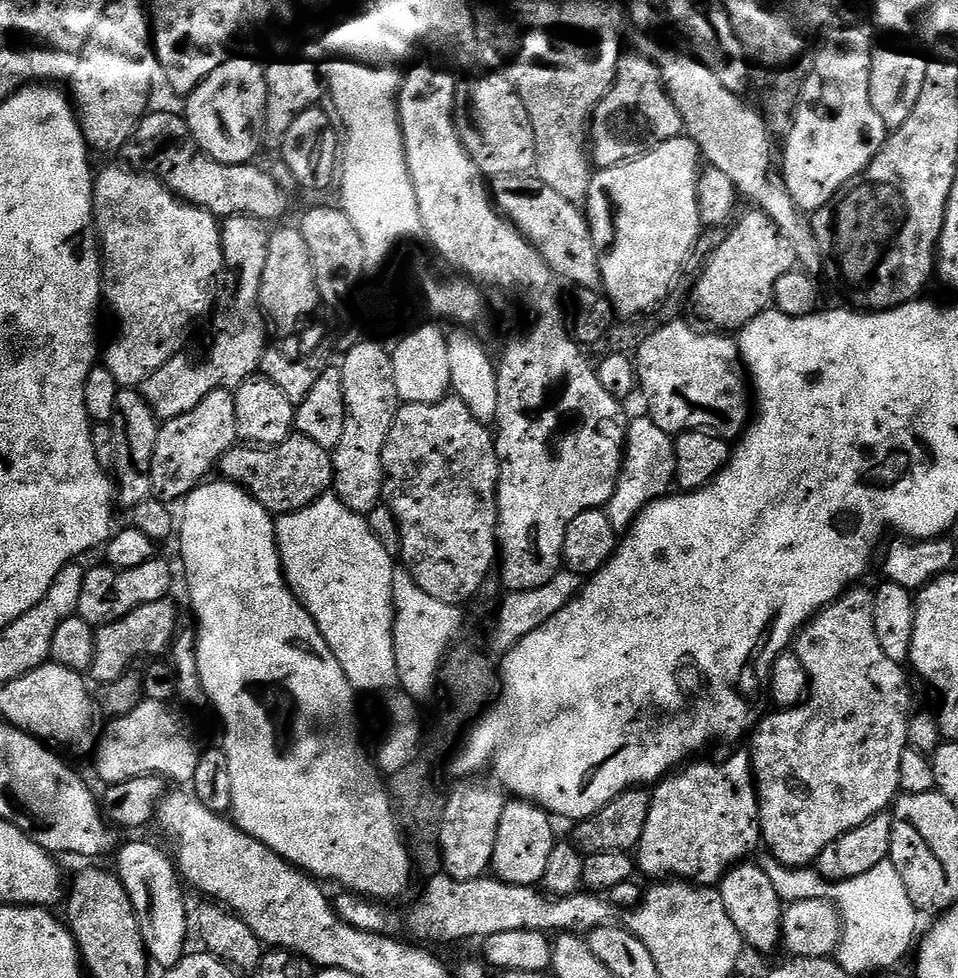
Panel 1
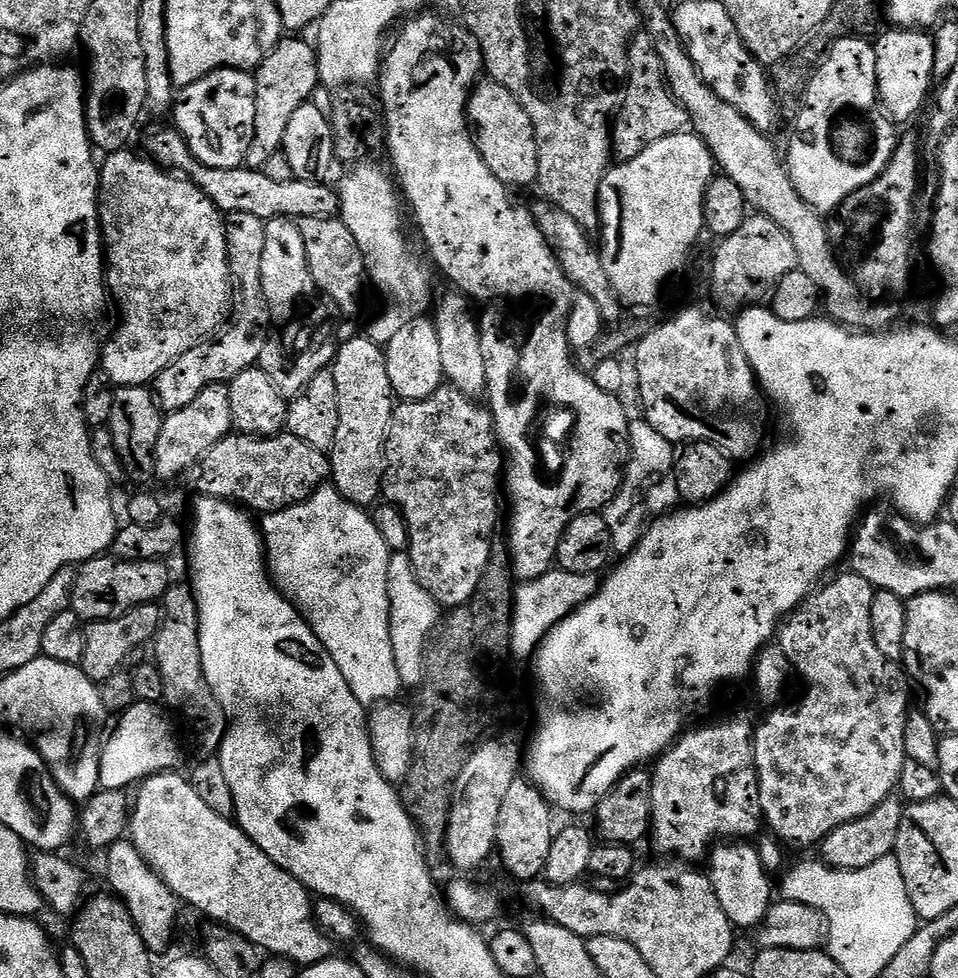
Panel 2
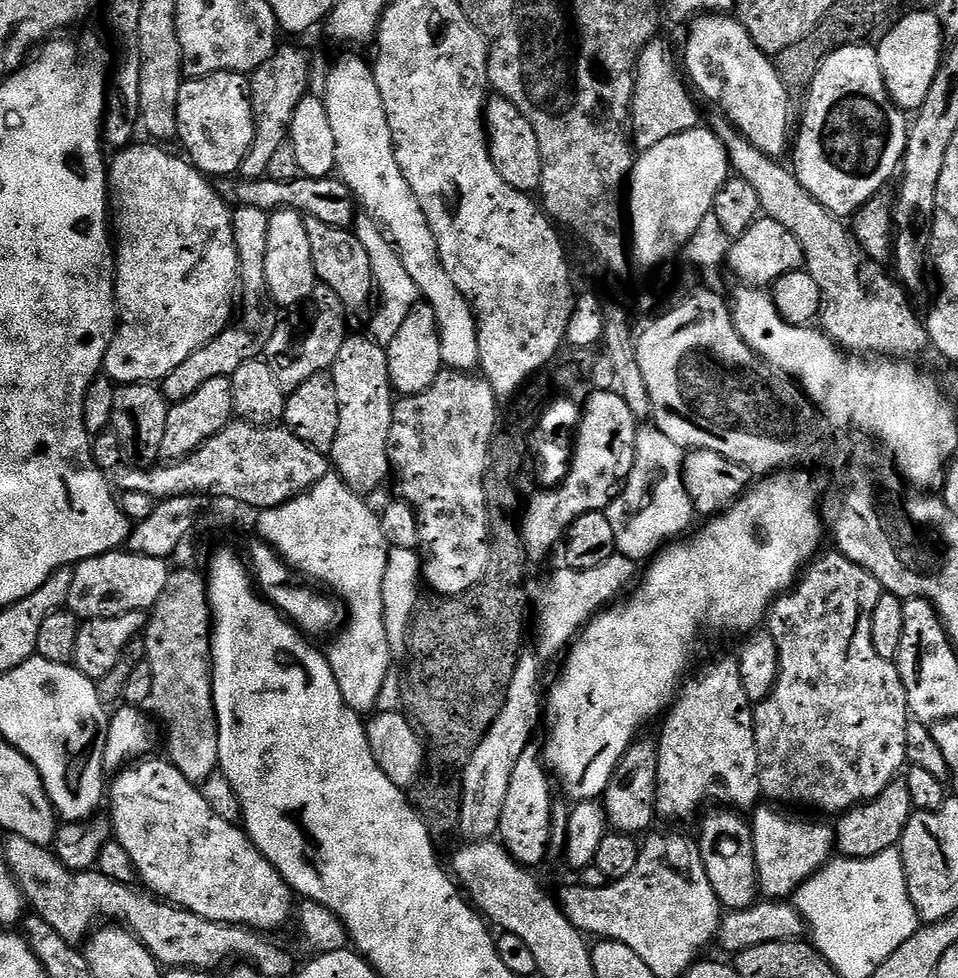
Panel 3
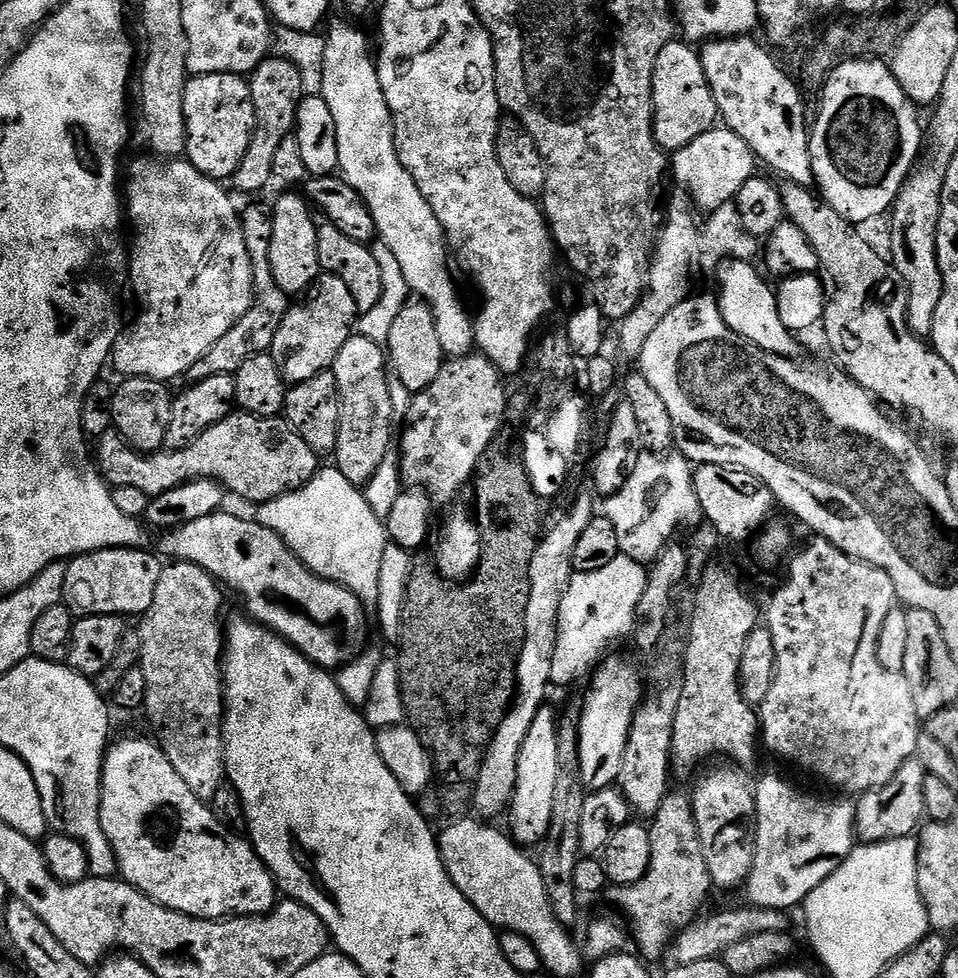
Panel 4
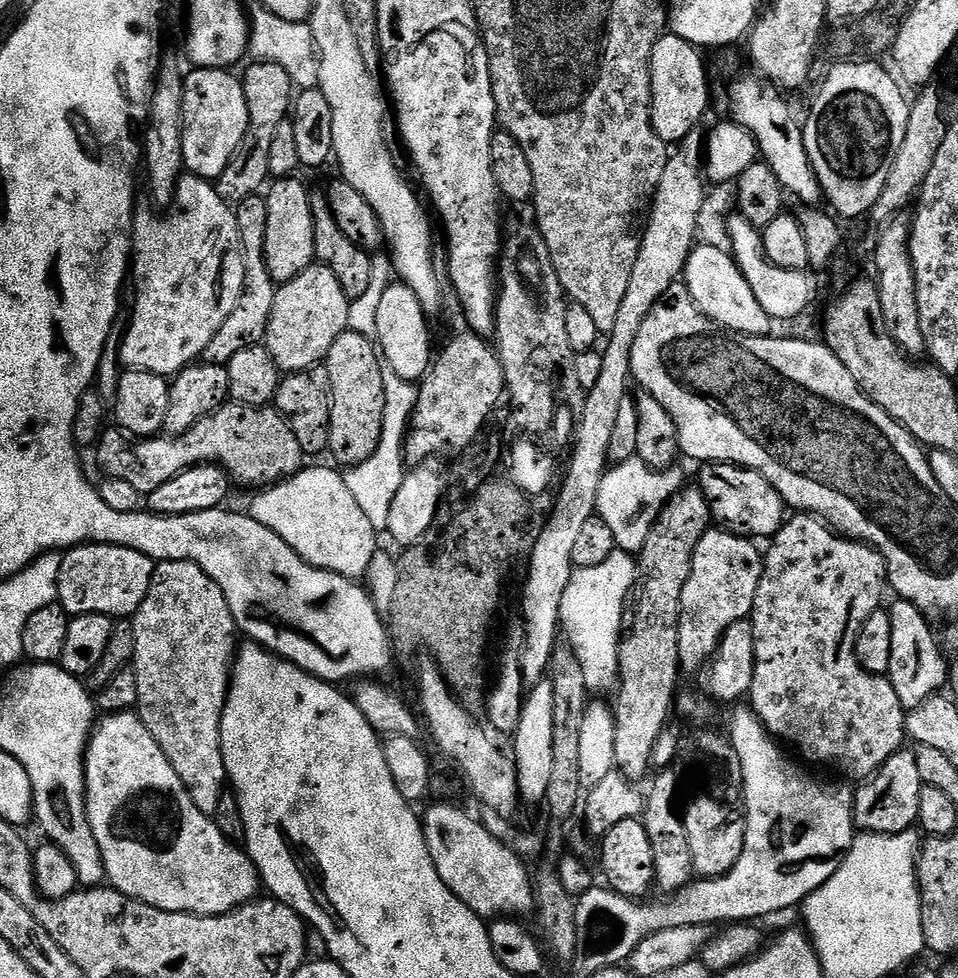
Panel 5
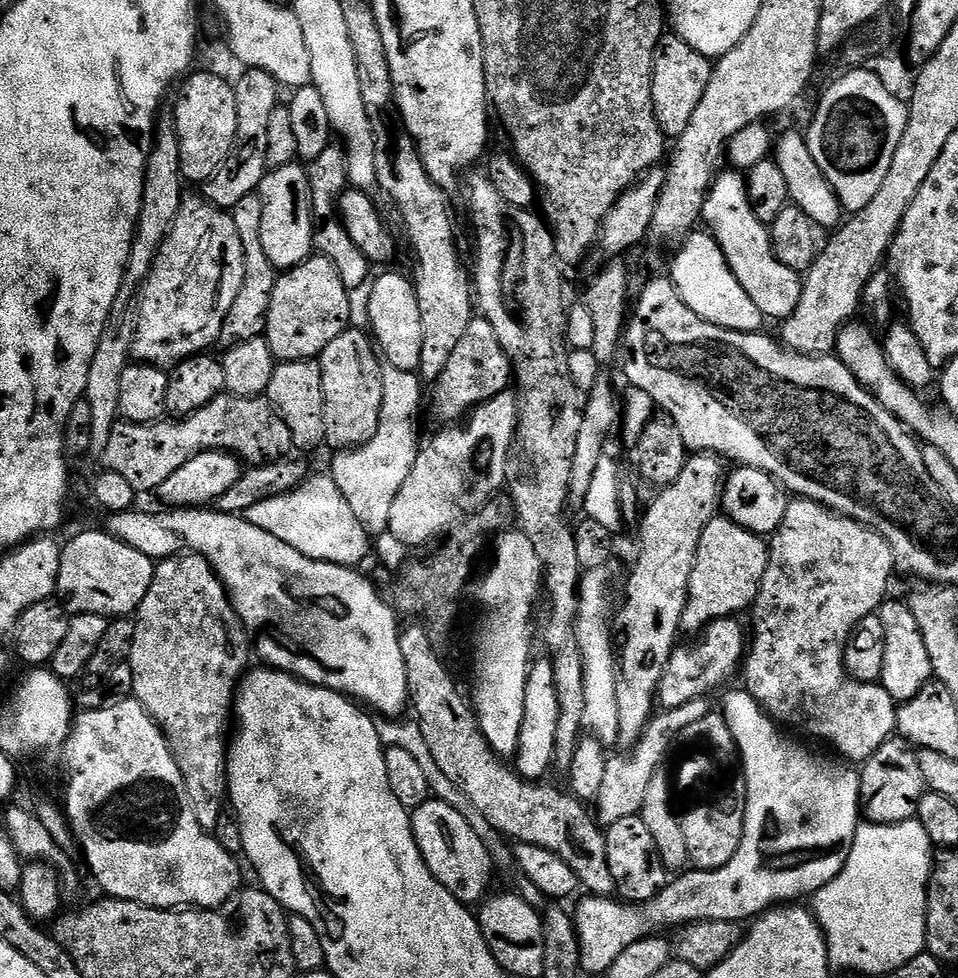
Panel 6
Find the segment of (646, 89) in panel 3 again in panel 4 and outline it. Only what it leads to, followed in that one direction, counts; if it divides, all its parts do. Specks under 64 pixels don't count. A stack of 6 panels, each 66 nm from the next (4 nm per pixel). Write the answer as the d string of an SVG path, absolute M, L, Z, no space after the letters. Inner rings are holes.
M673 38L662 45L655 53L650 67L651 103L654 105L654 131L661 145L680 146L700 135L701 132L715 128L718 124L716 99L712 87L706 82L704 72L700 69L700 58L697 49L683 39Z

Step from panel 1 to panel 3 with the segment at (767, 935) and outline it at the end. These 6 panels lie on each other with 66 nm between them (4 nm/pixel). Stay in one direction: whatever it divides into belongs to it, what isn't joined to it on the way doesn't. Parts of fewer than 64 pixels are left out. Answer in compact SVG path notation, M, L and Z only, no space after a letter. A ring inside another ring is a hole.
M724 806L721 812L712 812L700 824L700 857L706 866L706 878L714 886L714 894L725 909L749 908L758 900L758 881L756 879L756 851L752 837L752 825L743 820L739 811Z

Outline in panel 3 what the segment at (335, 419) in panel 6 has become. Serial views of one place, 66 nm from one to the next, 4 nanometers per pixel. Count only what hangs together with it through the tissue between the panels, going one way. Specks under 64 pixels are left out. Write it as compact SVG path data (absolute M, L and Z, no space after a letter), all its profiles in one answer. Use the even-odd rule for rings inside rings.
M349 335L341 350L338 351L337 360L331 366L334 378L334 390L338 390L338 438L334 438L334 446L330 453L330 464L335 475L343 480L344 485L356 492L359 496L371 497L371 492L390 476L388 467L388 439L392 425L392 409L394 407L394 389L392 379L388 373L388 353L385 345L376 343L375 339L367 335Z

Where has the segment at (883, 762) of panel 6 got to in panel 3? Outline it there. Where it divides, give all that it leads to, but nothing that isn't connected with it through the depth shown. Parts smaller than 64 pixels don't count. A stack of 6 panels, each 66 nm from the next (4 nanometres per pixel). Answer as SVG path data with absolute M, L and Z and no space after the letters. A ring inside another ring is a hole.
M907 779L893 780L890 786L886 786L886 790L882 790L882 794L878 794L878 798L850 809L837 819L840 821L834 824L835 851L841 857L861 860L862 858L874 858L874 854L882 854L882 850L896 848L913 811Z

